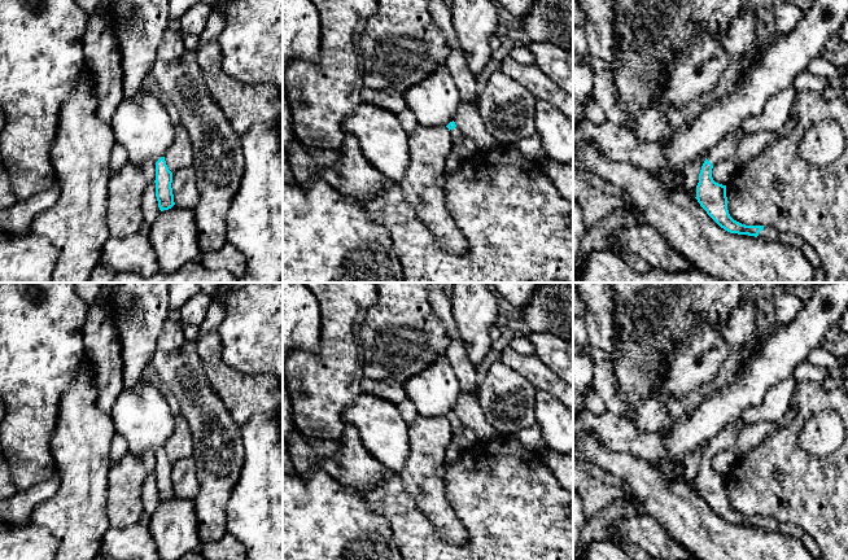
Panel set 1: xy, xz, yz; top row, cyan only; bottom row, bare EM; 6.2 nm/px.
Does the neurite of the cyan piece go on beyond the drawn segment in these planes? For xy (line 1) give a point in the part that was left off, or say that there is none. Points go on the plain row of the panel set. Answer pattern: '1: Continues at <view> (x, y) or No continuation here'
1: No continuation here

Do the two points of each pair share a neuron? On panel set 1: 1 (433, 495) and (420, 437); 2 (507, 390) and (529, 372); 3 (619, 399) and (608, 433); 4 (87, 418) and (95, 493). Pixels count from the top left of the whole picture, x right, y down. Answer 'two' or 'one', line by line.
1: one
2: two
3: two
4: one

